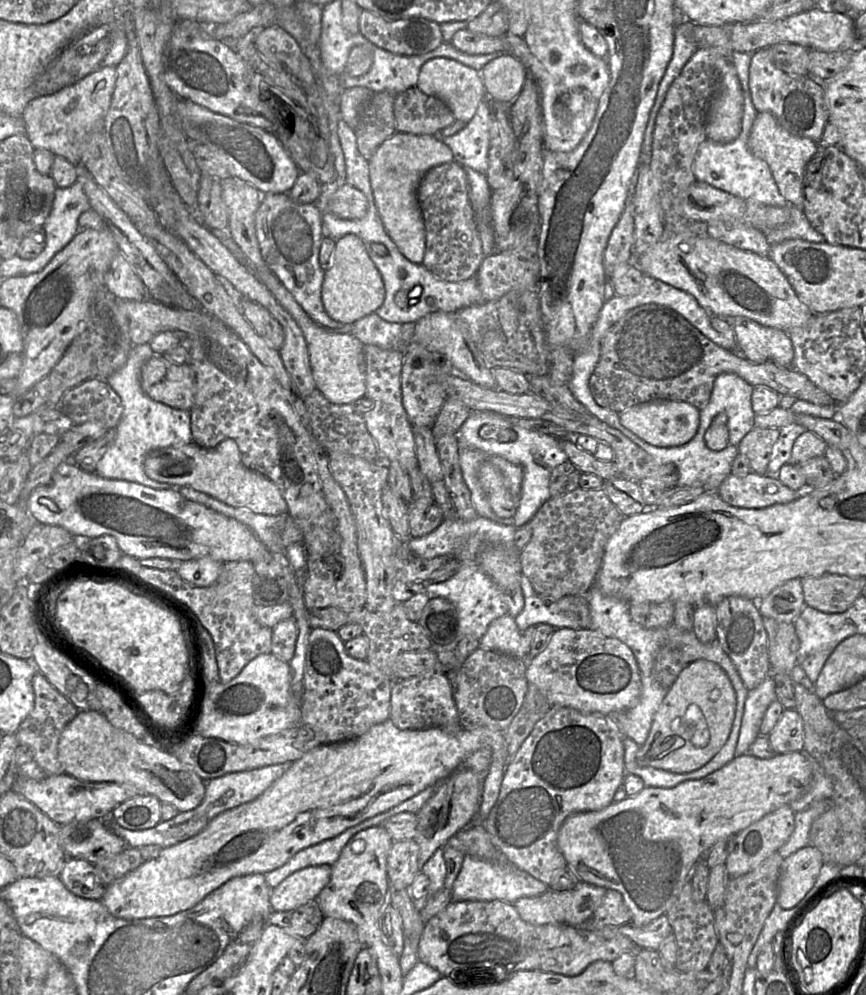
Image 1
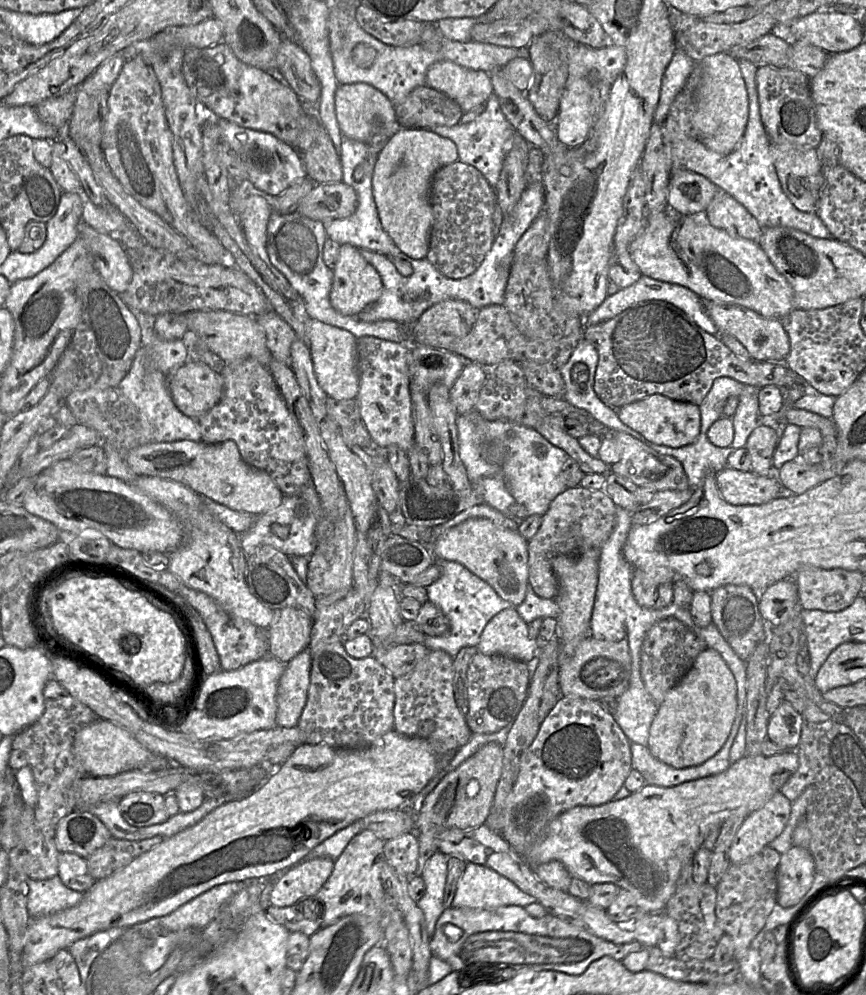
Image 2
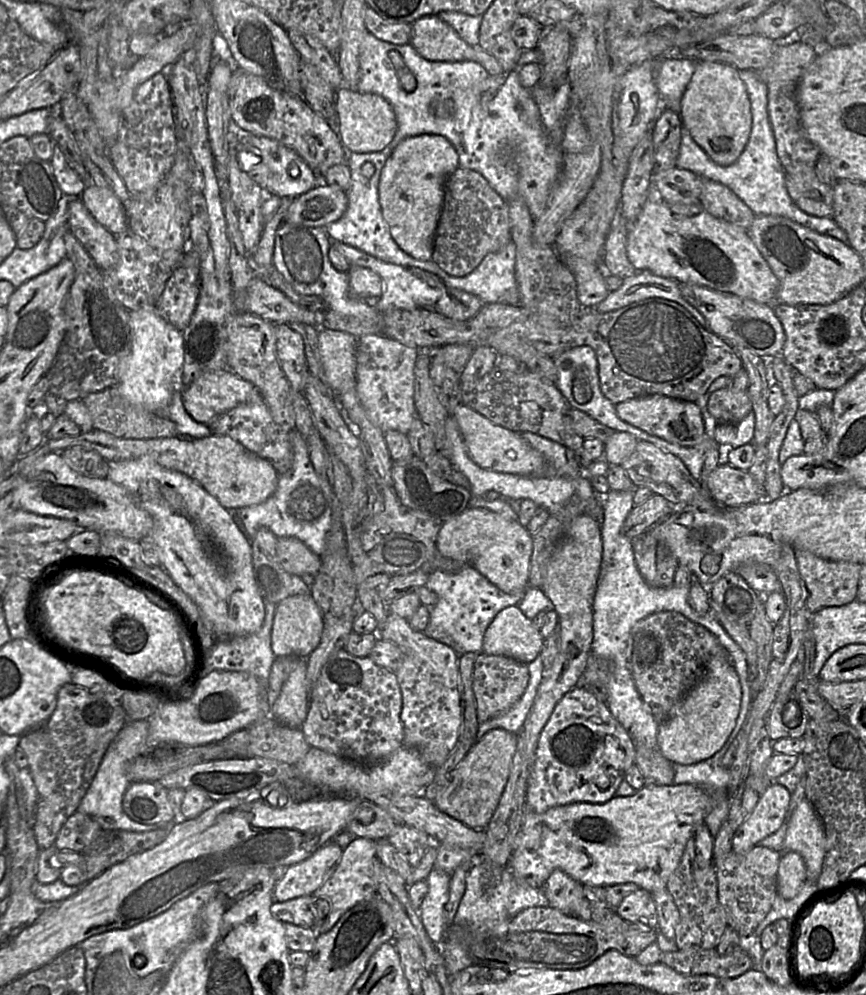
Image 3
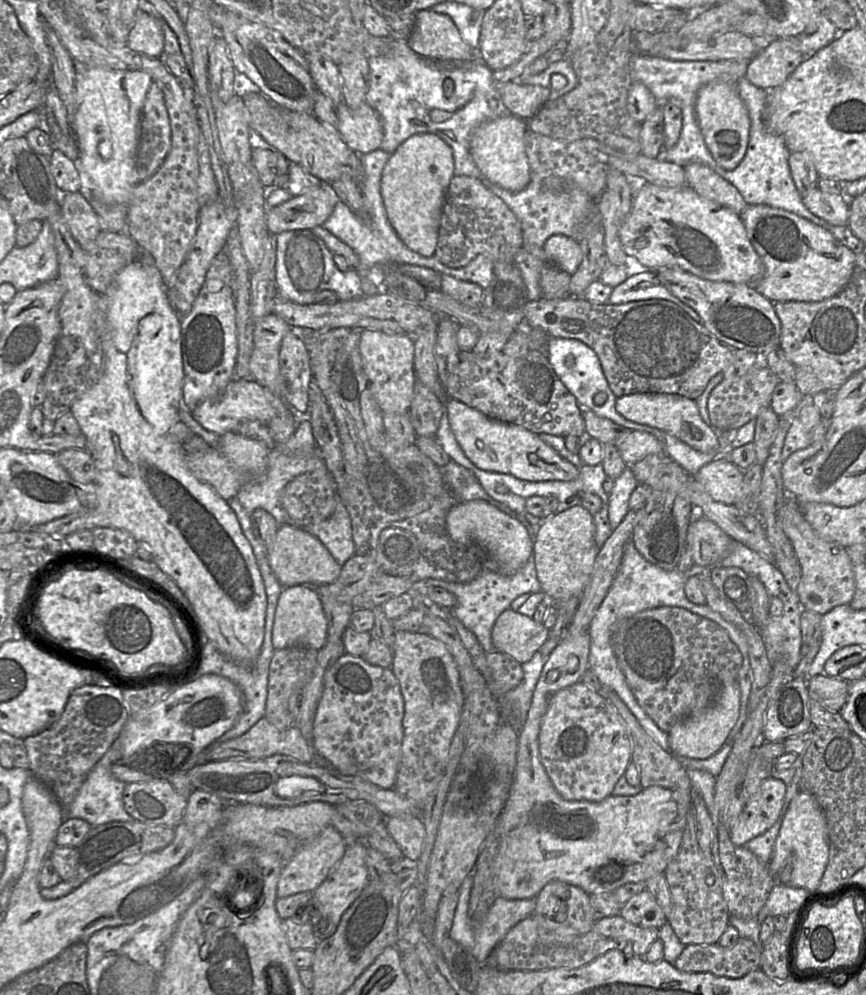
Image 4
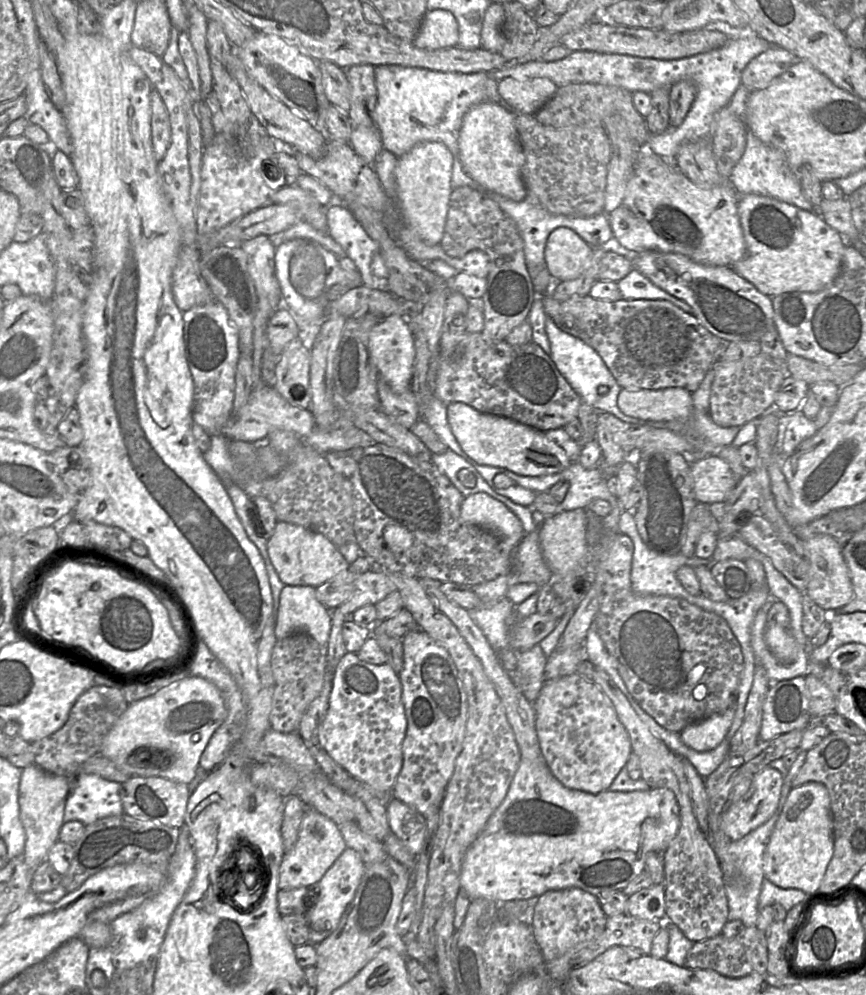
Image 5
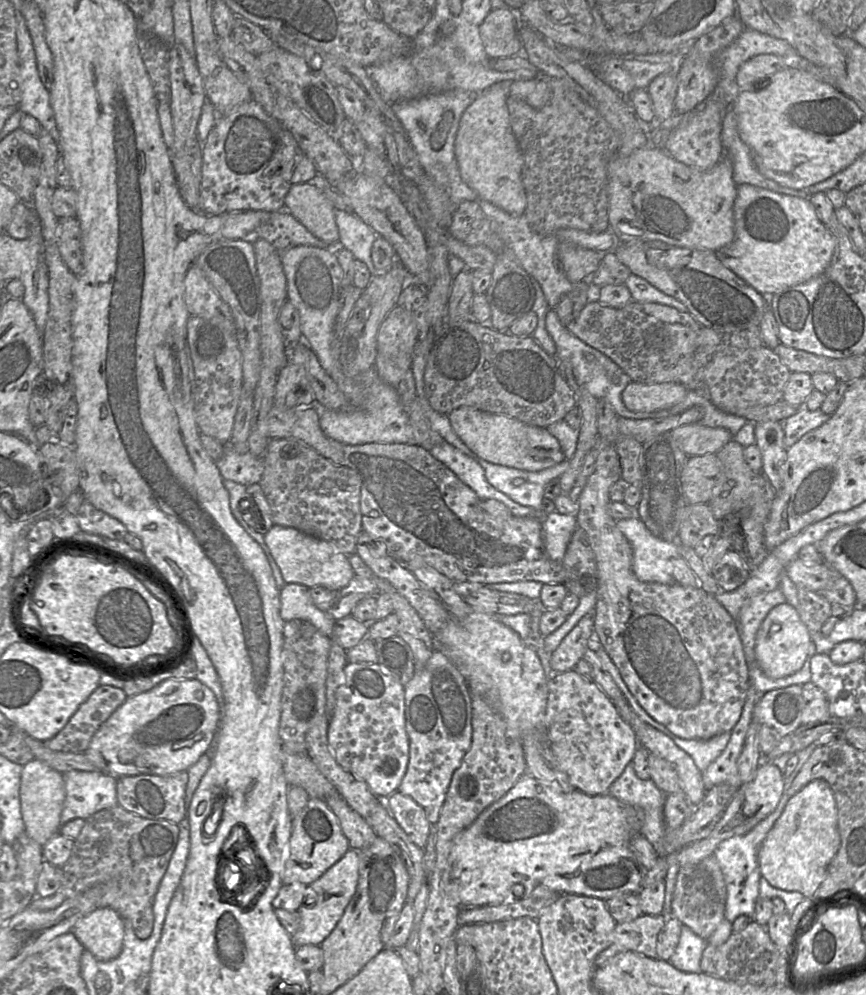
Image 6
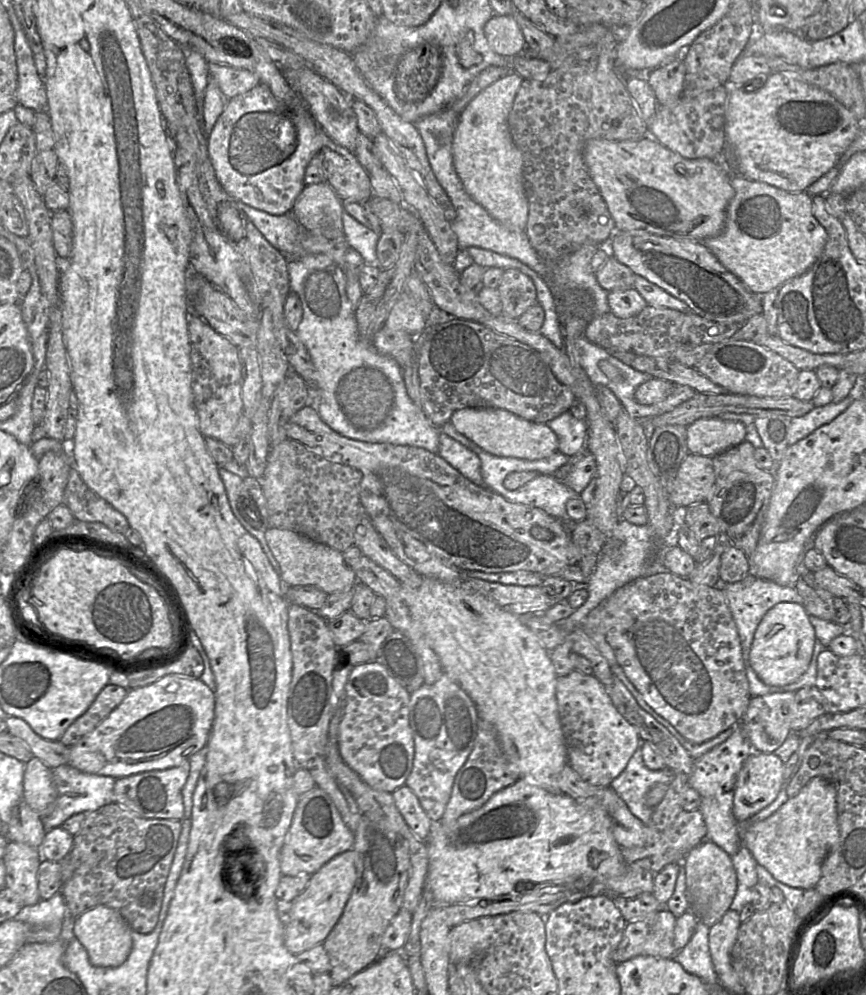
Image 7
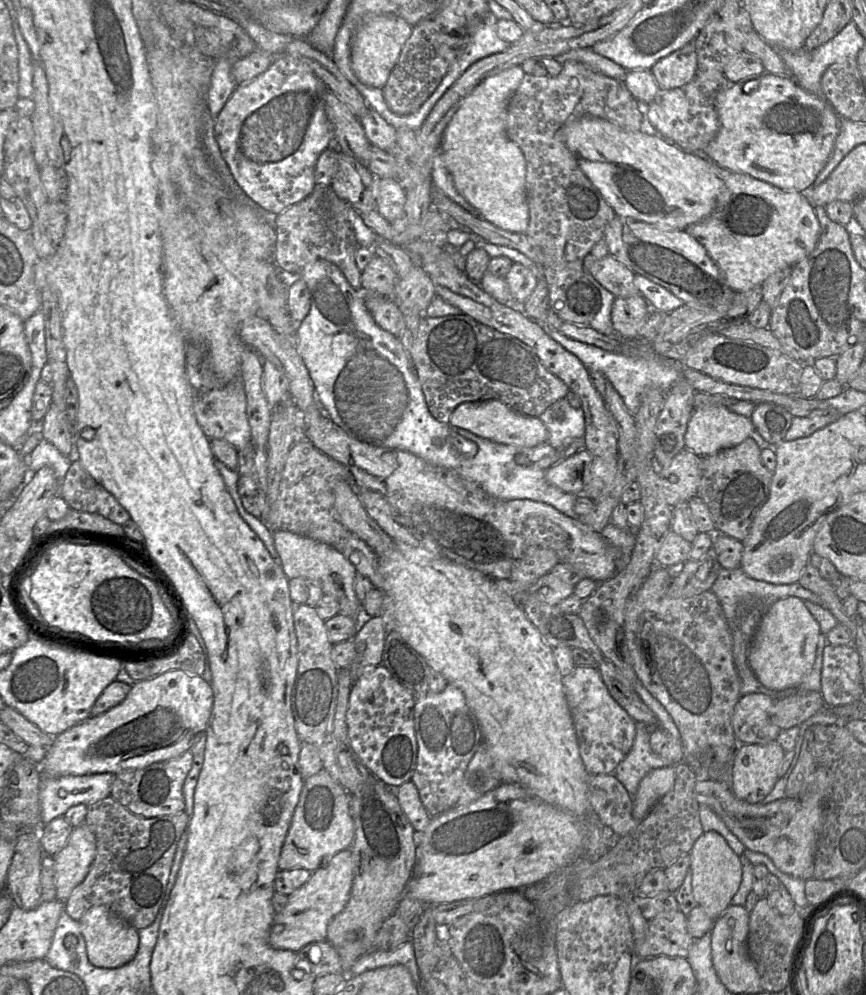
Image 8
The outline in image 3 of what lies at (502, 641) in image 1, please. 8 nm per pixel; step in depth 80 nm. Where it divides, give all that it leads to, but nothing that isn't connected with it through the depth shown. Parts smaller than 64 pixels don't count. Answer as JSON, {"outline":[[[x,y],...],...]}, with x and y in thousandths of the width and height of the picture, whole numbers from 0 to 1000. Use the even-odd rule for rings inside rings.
{"outline":[[[589,609],[577,614],[562,631],[557,657],[575,658],[611,667],[625,656],[628,642],[598,611]]]}

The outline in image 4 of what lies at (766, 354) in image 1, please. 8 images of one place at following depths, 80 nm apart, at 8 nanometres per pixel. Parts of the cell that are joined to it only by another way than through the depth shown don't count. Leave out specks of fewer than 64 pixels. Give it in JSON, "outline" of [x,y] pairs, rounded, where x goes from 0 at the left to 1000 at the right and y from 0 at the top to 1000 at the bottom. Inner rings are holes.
{"outline":[[[766,267],[754,272],[763,285],[778,297],[803,311],[811,322],[811,326],[821,336],[845,351],[882,357],[901,348],[902,325],[894,312],[894,305],[876,294],[868,285],[815,281],[779,267]]]}

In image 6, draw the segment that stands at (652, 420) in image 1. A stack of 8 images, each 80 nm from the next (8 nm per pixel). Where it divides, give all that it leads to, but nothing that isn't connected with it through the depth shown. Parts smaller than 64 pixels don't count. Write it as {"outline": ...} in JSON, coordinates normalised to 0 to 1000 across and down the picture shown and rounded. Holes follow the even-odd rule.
{"outline":[[[727,384],[718,394],[718,403],[732,414],[756,414],[786,404],[794,391],[783,385],[744,386]]]}

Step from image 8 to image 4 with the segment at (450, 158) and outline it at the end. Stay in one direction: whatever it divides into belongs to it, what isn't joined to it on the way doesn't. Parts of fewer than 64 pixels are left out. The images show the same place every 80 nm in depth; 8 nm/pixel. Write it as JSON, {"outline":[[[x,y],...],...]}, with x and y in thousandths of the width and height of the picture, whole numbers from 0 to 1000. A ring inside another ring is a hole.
{"outline":[[[592,115],[573,119],[552,127],[545,135],[543,153],[555,175],[579,189],[599,193],[613,181],[613,171],[605,146],[609,123]]]}

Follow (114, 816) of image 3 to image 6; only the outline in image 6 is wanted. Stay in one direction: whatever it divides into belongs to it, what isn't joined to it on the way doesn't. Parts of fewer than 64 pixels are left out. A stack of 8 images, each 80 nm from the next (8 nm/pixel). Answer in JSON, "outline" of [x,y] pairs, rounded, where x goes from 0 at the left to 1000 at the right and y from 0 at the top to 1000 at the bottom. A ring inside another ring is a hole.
{"outline":[[[83,774],[73,777],[75,805],[69,829],[87,822],[99,824],[109,817],[136,809],[135,783],[115,775]]]}

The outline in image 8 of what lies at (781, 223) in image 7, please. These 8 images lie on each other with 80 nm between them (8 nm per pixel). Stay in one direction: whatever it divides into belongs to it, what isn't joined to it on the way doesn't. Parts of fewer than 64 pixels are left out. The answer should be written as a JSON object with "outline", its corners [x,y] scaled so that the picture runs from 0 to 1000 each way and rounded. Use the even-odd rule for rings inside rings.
{"outline":[[[830,166],[827,167],[827,175],[834,181],[835,189],[824,210],[815,219],[797,226],[791,232],[814,248],[846,292],[864,292],[880,287],[889,276],[903,269],[916,268],[941,250],[948,230],[931,193],[909,193]]]}

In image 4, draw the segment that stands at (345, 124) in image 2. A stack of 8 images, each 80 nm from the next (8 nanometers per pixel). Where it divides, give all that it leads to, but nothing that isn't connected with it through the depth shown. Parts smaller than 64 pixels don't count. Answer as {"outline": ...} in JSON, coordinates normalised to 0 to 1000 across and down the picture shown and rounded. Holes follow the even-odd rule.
{"outline":[[[397,102],[388,106],[390,115],[389,133],[412,155],[423,155],[439,150],[442,126],[439,117],[424,104],[406,110]]]}

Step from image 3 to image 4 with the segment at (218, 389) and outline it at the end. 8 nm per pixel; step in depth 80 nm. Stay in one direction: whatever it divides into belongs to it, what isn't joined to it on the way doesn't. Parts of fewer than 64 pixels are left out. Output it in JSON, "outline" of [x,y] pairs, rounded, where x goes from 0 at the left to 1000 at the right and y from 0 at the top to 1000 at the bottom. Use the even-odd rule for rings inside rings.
{"outline":[[[269,380],[251,400],[230,405],[221,416],[237,431],[255,438],[263,434],[271,434],[273,429],[283,422],[309,425],[319,414],[320,400],[309,391],[290,380]]]}

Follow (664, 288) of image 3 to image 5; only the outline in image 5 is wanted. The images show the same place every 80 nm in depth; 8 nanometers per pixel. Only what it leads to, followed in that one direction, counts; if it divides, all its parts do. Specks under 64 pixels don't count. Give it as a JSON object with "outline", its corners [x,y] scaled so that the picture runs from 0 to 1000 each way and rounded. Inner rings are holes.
{"outline":[[[731,270],[723,278],[714,282],[712,285],[718,302],[769,302],[792,315],[801,316],[800,311],[792,304],[761,289],[734,270]]]}

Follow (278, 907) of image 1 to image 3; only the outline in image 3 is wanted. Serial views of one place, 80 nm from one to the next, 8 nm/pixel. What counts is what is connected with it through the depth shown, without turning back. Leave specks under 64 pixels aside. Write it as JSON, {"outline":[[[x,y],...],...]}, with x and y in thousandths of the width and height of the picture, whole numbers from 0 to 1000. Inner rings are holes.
{"outline":[[[380,845],[358,861],[330,871],[328,879],[315,894],[316,907],[329,907],[360,899],[388,872],[396,853]]]}

